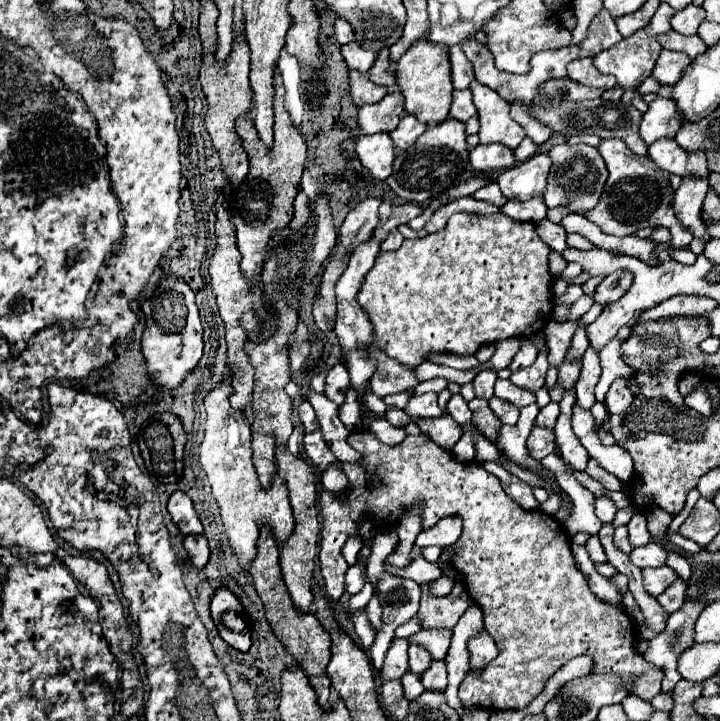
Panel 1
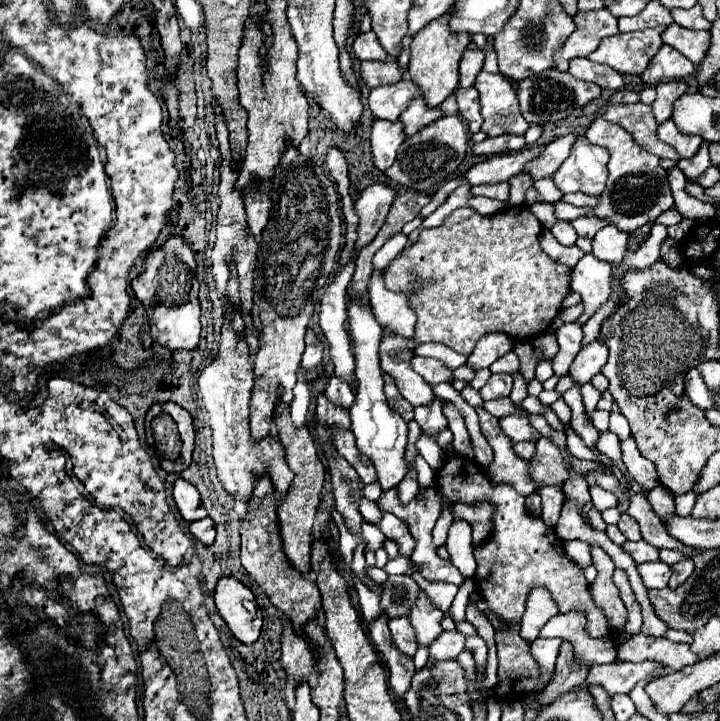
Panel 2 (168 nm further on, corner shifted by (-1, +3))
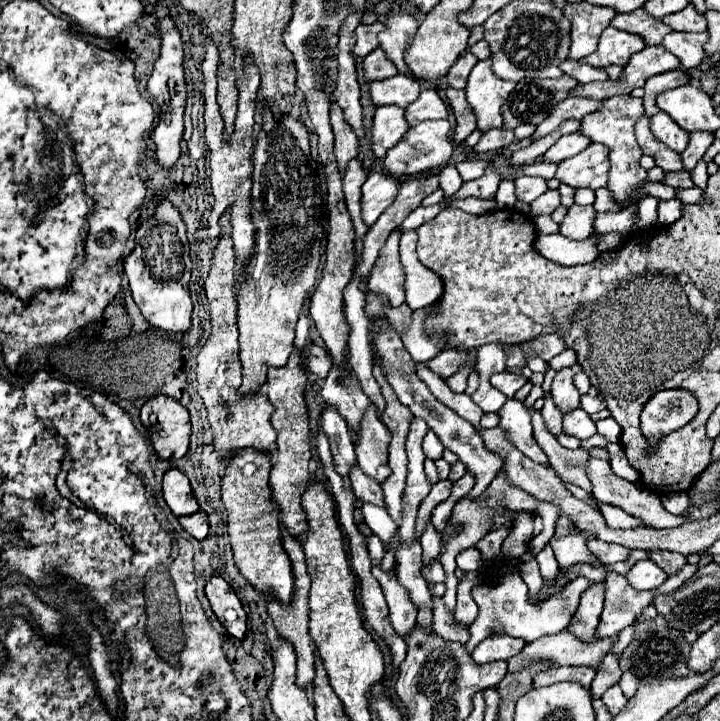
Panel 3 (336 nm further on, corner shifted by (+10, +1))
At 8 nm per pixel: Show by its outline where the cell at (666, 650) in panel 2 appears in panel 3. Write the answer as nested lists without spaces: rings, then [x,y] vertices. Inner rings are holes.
[[[607,654],[603,658],[603,666],[597,672],[595,680],[591,682],[591,690],[593,690],[593,697],[600,699],[607,688],[611,688],[619,678],[621,678],[621,668],[619,668],[619,654]]]

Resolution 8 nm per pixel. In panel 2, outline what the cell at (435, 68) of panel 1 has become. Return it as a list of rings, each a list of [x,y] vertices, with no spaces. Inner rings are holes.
[[[452,12],[442,14],[440,18],[432,20],[428,26],[424,26],[410,44],[410,66],[408,74],[412,82],[420,86],[420,92],[424,94],[428,106],[440,106],[456,88],[458,88],[458,62],[462,58],[462,52],[470,44],[470,34],[456,34],[448,28]]]

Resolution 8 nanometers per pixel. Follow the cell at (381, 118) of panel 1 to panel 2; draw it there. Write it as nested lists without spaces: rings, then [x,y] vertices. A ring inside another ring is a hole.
[[[400,80],[390,86],[378,86],[370,92],[368,106],[374,118],[384,118],[396,122],[398,116],[410,106],[410,102],[418,96],[418,86],[412,80]]]

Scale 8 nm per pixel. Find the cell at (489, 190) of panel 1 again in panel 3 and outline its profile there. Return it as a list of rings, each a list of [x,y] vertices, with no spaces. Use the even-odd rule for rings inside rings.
[[[489,162],[489,168],[486,169],[483,177],[463,182],[461,188],[457,190],[457,194],[453,198],[481,198],[481,200],[493,200],[495,192],[497,192],[501,178],[494,170],[493,163]]]

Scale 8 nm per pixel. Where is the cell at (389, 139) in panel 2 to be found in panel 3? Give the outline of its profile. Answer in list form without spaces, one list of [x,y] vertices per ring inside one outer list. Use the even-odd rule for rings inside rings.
[[[379,106],[373,116],[371,126],[371,148],[375,158],[383,158],[389,148],[393,148],[407,132],[405,110],[399,106]]]

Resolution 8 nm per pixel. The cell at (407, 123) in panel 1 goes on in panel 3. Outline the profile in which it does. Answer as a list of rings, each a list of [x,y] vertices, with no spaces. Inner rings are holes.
[[[425,88],[421,90],[419,100],[405,108],[405,120],[409,122],[409,126],[415,126],[423,120],[435,120],[435,118],[447,118],[447,106],[439,98],[435,88]]]

